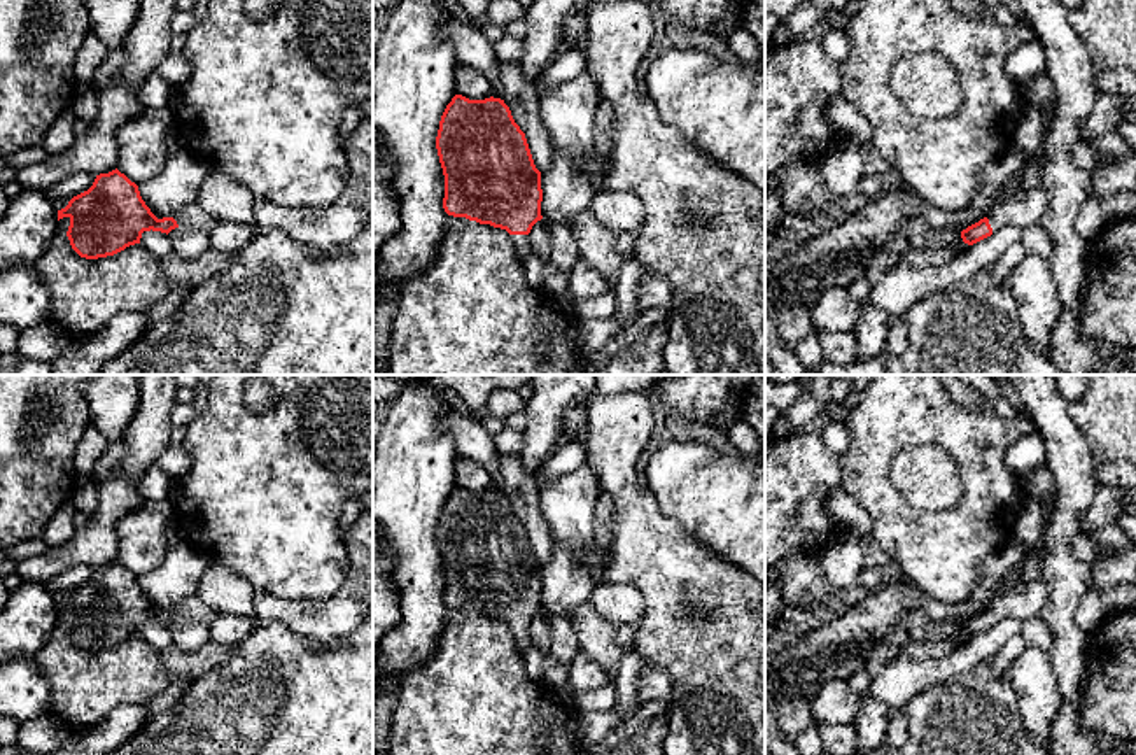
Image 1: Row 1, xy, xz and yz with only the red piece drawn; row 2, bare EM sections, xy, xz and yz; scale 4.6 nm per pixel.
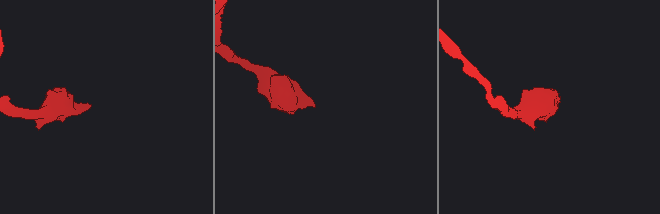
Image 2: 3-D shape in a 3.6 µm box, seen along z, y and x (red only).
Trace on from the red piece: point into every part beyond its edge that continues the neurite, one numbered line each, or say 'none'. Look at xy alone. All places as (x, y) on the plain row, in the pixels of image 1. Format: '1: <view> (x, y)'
1: xy (195, 608)

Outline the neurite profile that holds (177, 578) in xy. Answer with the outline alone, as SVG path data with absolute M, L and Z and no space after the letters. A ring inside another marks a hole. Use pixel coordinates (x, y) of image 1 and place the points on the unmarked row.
M189 541L168 548L163 562L138 578L140 589L154 608L173 610L198 594L210 559Z

